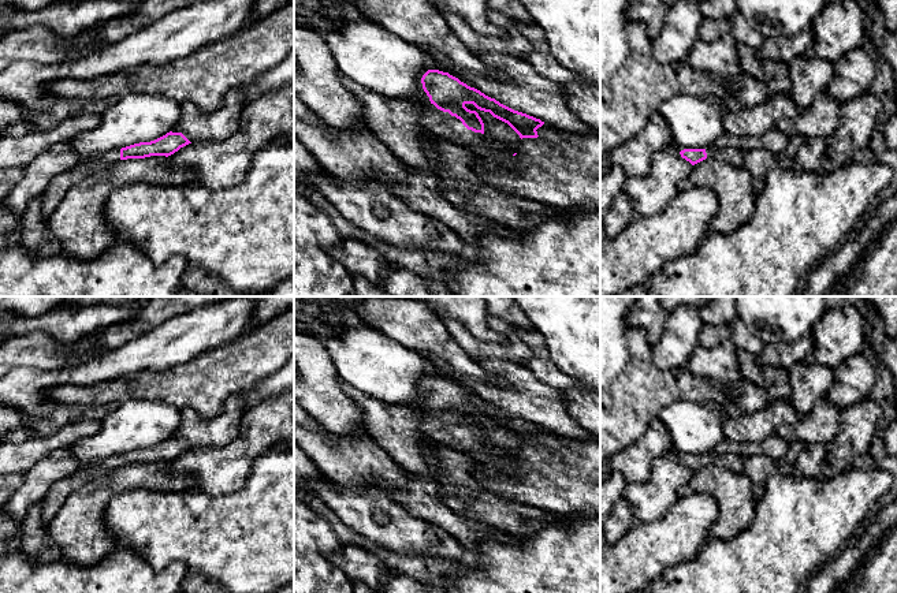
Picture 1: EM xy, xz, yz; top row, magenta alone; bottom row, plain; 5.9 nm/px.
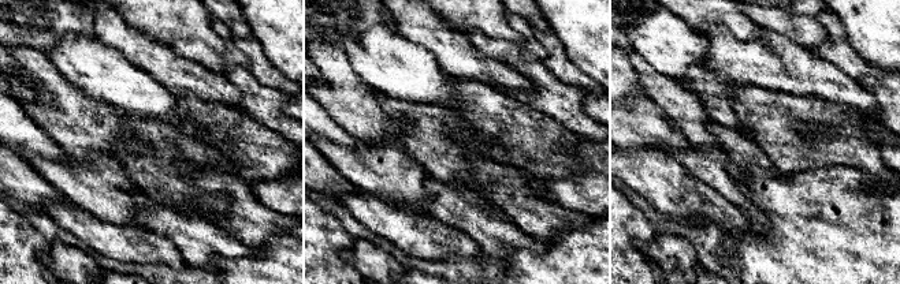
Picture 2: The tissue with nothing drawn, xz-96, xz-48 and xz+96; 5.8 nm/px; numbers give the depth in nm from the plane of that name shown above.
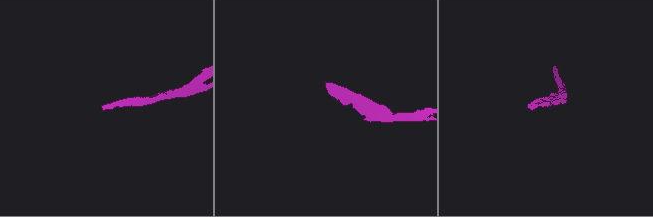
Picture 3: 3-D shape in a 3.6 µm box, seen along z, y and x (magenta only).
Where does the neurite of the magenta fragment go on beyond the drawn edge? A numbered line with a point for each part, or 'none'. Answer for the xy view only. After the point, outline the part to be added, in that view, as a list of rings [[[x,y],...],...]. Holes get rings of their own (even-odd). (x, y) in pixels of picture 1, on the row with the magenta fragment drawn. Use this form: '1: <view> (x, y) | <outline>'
1: xy (58, 187) | [[[112,149],[88,158],[83,158],[77,167],[67,172],[56,175],[41,197],[42,217],[48,219],[64,198],[67,191],[79,180],[108,168],[120,160],[120,149]]]

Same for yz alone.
1: yz (732, 156) | [[[715,146],[706,148],[707,158],[721,160],[732,167],[742,165],[744,152],[736,148],[718,149]]]

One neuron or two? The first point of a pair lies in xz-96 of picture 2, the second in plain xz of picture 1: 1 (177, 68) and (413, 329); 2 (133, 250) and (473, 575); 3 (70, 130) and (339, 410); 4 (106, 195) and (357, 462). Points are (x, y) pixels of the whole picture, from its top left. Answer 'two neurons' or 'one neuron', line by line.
1: one neuron
2: two neurons
3: one neuron
4: one neuron

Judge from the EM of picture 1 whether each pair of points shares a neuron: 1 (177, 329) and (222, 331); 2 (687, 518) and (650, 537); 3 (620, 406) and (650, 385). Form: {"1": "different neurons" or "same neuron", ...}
{"1": "same neuron", "2": "same neuron", "3": "same neuron"}

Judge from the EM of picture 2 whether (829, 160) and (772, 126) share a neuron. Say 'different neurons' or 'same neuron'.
same neuron

